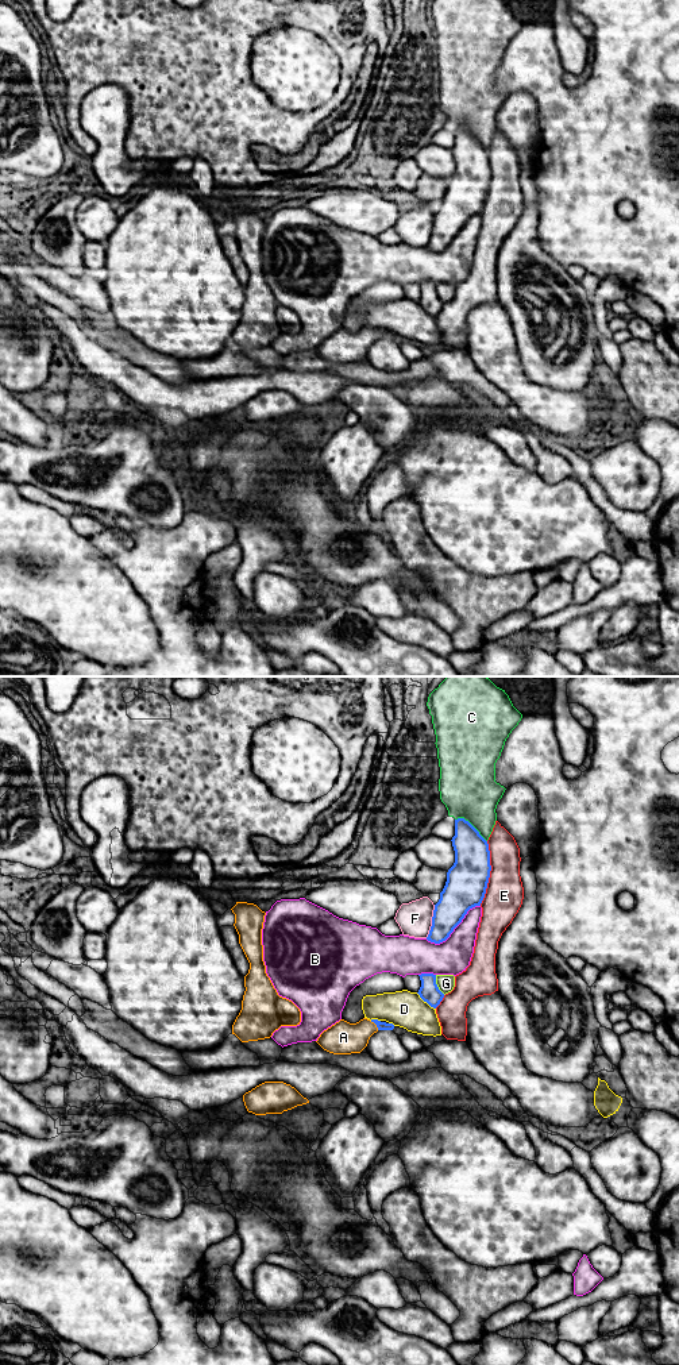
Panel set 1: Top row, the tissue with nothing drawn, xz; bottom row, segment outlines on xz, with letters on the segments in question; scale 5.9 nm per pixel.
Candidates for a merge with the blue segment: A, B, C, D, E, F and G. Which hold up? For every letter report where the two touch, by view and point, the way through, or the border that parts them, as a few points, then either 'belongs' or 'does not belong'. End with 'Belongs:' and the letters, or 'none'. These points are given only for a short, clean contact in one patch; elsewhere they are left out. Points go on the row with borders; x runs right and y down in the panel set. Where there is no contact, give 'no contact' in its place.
A: meets blue in xz at (375, 1024); does not belong
B: meets blue in xz at (454, 928); does not belong
C: meets blue in xz at (471, 825); does not belong
D: meets blue in xz at (425, 1001); does not belong
E: meets blue in xz at (489, 874); does not belong
F: meets blue in xz at (432, 921); does not belong
G: meets blue in xz at (436, 984); does not belong
Belongs: none

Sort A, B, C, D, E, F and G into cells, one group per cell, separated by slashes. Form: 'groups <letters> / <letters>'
groups A / B / C / D / E / F / G

